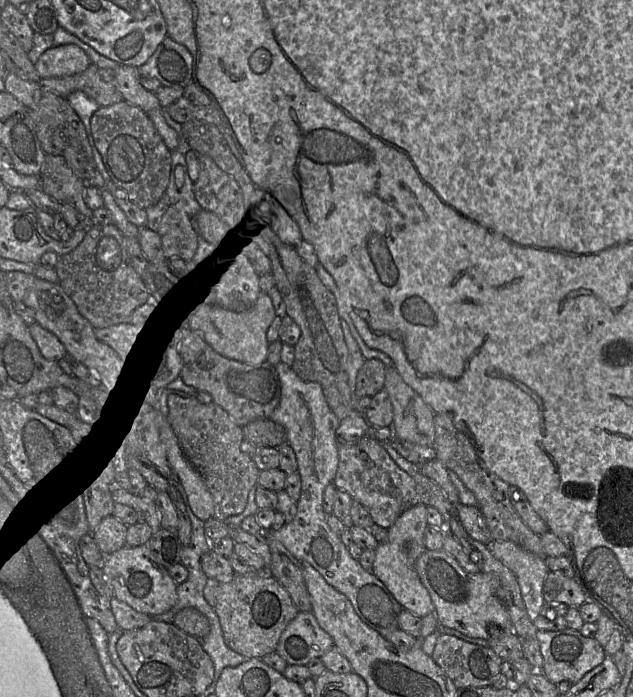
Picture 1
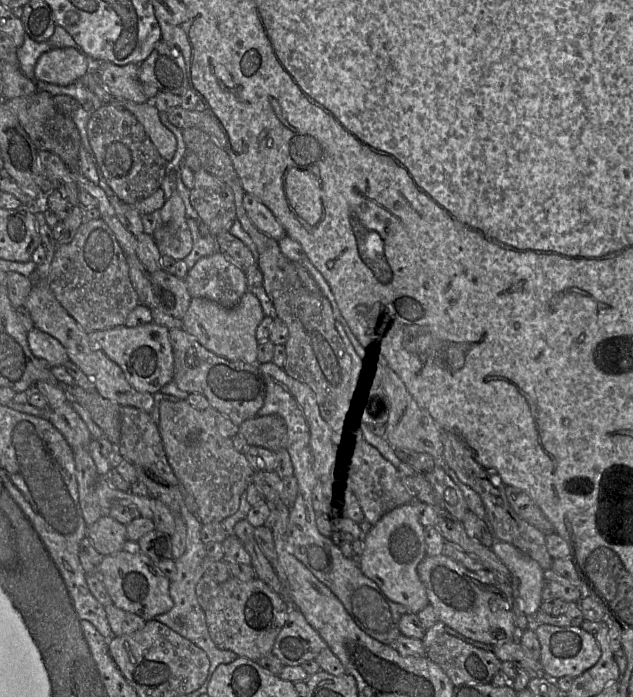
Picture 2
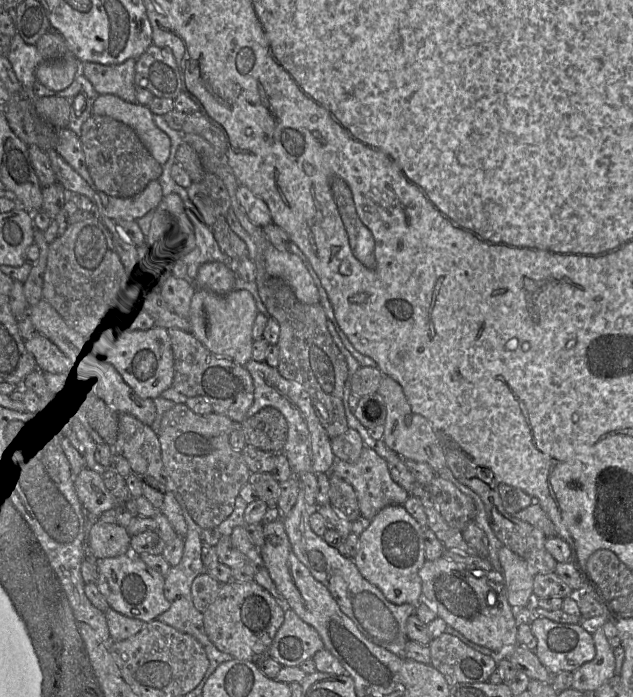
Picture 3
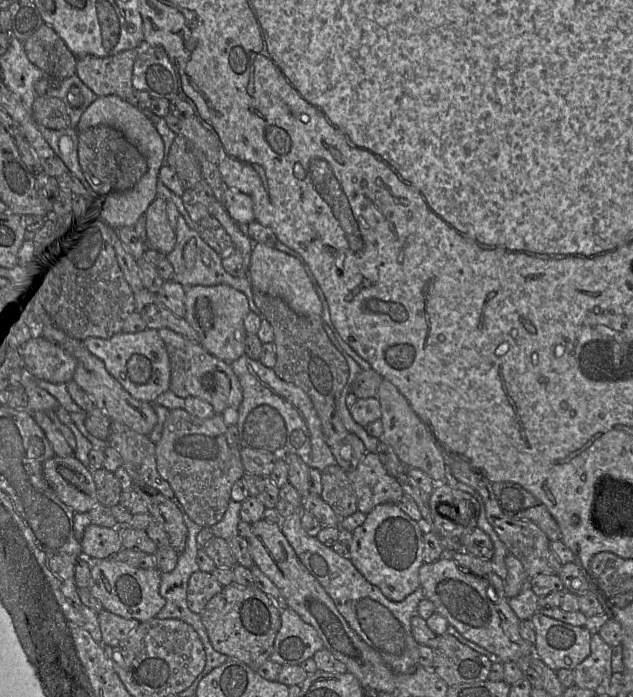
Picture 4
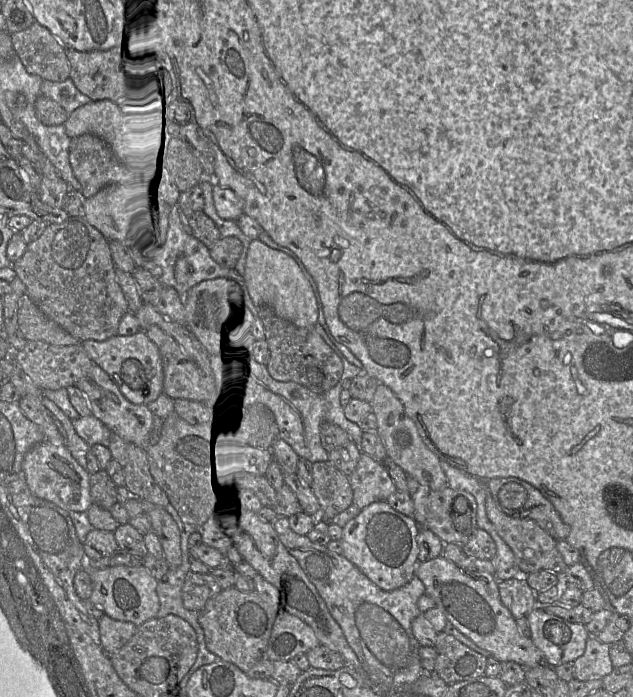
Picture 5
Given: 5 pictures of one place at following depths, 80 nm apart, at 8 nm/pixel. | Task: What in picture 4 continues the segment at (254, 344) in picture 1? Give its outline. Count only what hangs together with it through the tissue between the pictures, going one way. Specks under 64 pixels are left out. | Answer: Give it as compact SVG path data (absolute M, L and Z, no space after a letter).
M196 285L186 288L185 320L198 334L199 344L211 355L228 363L245 354L244 319L250 311L246 295L228 285Z

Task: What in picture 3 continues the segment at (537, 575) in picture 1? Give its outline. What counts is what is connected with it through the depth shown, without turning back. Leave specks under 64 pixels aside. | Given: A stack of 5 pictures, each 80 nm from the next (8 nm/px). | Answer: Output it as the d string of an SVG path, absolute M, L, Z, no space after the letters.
M502 546L498 552L502 573L505 579L508 601L512 608L523 609L534 599L533 572L524 559Z

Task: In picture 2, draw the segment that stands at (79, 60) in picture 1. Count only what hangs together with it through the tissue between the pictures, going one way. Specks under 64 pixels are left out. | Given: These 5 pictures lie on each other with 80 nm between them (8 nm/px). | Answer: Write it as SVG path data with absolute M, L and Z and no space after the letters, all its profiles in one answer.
M73 47L52 48L43 53L34 68L34 80L68 86L91 70L91 59Z

